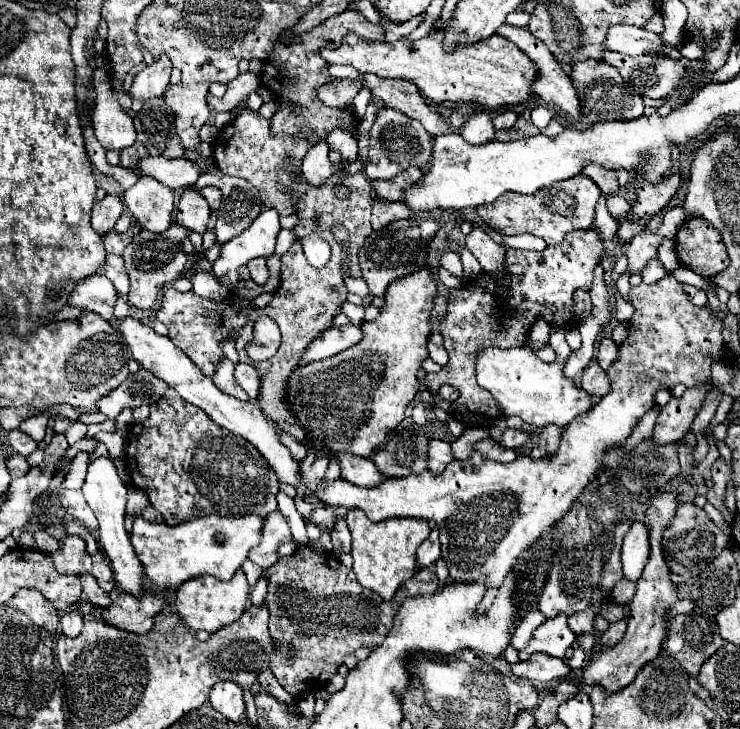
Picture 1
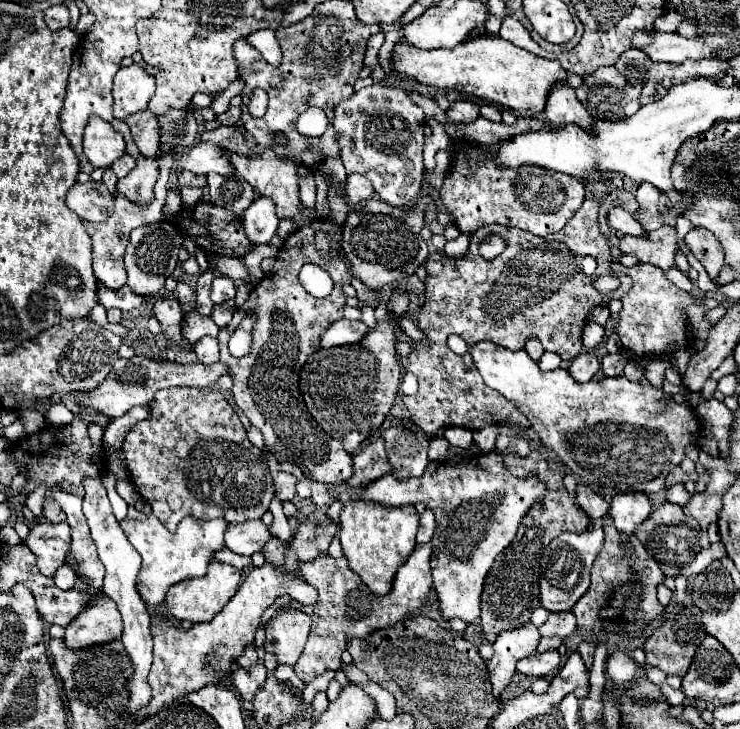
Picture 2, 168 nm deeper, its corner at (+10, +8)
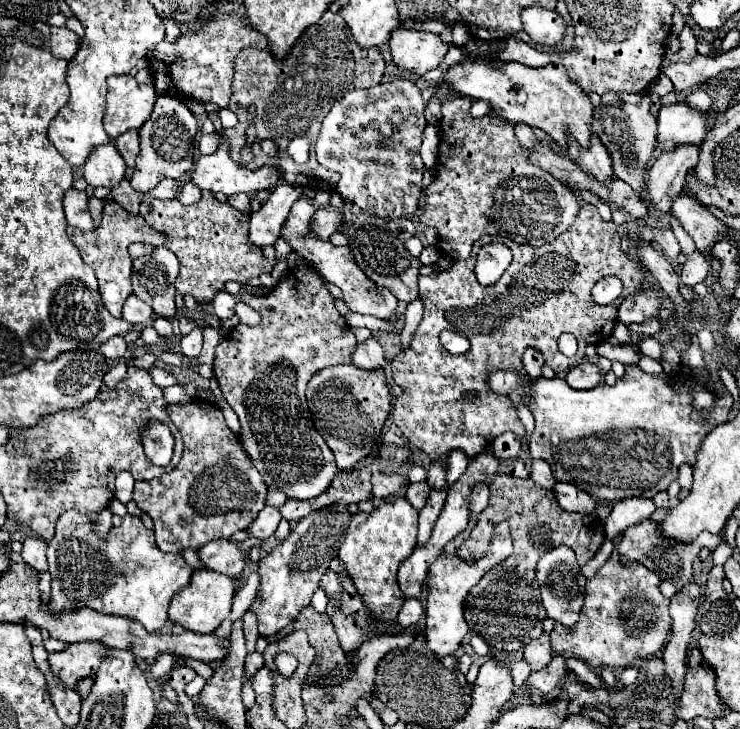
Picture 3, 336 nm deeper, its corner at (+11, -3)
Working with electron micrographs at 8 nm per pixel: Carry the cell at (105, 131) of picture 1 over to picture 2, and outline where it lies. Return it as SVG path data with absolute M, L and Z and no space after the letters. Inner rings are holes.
M91 116L85 126L83 148L95 168L109 168L125 152L125 138L107 120Z

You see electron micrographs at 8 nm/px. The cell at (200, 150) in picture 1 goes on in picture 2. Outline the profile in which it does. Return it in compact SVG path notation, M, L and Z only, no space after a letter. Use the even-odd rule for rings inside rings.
M165 154L159 162L159 184L157 184L157 198L153 200L153 204L149 208L137 208L137 204L129 204L129 200L125 200L121 194L115 198L115 210L109 216L109 220L105 222L85 222L85 228L93 240L93 270L99 282L103 282L107 288L121 288L127 282L125 276L125 268L123 268L123 250L129 238L129 232L137 226L143 224L153 224L161 220L161 208L165 204L165 194L167 194L167 184L169 184L169 174L173 168L173 154Z

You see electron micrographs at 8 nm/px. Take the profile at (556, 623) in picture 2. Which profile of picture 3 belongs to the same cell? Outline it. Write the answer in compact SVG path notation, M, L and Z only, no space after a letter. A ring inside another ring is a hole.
M542 633L538 639L534 639L532 643L528 643L524 647L524 657L526 663L530 663L532 671L540 671L542 667L546 667L552 659L552 649L548 643L548 633Z

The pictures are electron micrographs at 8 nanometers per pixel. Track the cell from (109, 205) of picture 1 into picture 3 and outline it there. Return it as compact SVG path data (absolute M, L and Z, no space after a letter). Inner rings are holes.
M68 189L64 193L64 211L66 211L66 219L68 225L78 227L82 231L92 231L94 223L88 211L88 195L84 191L76 191L76 189Z

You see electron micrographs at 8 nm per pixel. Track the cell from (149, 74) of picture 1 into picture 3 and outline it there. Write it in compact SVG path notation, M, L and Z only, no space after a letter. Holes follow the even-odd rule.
M132 75L108 77L104 129L110 139L120 137L130 129L140 129L152 113L156 91L152 85L140 85Z

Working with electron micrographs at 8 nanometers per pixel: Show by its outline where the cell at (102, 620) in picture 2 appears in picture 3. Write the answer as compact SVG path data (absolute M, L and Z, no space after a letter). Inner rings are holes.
M74 643L60 653L50 653L48 663L50 671L60 679L68 689L76 689L80 679L86 679L96 673L104 659L102 643Z

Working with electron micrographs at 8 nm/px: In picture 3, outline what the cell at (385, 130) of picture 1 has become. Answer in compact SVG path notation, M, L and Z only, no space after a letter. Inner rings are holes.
M396 79L390 83L374 85L370 89L354 89L348 91L340 101L336 101L330 113L324 117L314 147L316 159L322 167L340 173L336 191L362 211L368 211L384 219L410 217L418 209L418 199L422 191L424 163L420 159L420 143L424 127L424 101L420 89L412 81Z

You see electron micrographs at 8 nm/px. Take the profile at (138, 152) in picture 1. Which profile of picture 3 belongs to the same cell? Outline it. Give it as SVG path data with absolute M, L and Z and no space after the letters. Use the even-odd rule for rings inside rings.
M124 179L124 183L120 183L120 187L114 187L114 189L112 189L112 197L114 197L114 201L116 201L122 209L126 209L130 215L138 215L140 201L142 201L142 199L150 199L148 193L140 193L140 195L138 195L138 193L132 189L130 181L126 181L126 179Z

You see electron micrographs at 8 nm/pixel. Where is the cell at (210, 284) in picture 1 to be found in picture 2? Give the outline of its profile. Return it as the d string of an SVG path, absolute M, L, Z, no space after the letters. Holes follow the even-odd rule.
M217 276L213 280L213 288L209 290L209 296L211 296L213 304L221 304L221 302L233 298L235 296L235 282L227 276Z

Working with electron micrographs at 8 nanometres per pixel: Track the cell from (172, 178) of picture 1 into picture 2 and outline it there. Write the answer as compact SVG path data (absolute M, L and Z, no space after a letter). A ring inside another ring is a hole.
M199 142L197 146L193 146L189 152L181 154L177 158L177 170L191 170L193 174L201 174L207 176L209 172L217 172L217 174L231 174L227 156L223 152L221 146L215 146L211 142Z

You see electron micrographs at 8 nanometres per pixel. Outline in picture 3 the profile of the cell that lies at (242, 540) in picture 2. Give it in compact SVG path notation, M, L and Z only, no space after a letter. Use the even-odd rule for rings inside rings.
M228 539L206 543L198 549L198 557L206 569L228 575L232 579L236 579L246 567L246 555L238 549L236 543Z

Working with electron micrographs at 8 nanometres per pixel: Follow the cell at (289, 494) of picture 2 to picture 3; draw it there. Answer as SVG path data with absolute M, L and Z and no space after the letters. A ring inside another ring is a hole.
M264 507L260 511L260 515L256 515L252 525L248 527L248 533L256 539L268 539L270 535L274 535L278 523L280 523L278 509L276 507Z

